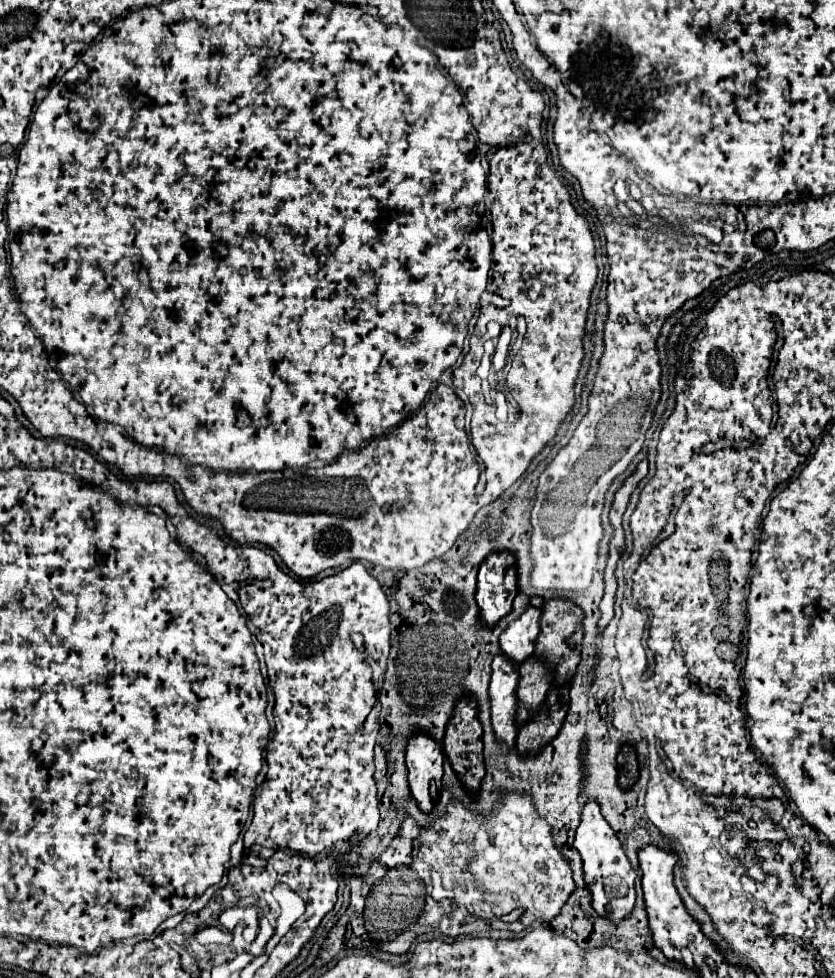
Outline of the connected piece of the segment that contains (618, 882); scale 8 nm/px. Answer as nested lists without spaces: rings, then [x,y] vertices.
[[[592,799],[582,807],[582,821],[576,829],[576,841],[574,847],[580,851],[584,861],[584,879],[588,883],[588,889],[592,891],[592,905],[598,915],[620,923],[626,919],[634,907],[634,879],[636,871],[632,869],[628,857],[622,851],[622,845],[608,825],[608,821],[600,813],[600,805]]]

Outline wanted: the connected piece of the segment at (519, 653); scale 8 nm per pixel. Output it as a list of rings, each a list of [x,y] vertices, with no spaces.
[[[528,605],[524,613],[512,621],[500,635],[500,651],[506,653],[516,663],[526,661],[534,653],[536,637],[540,633],[540,607]]]

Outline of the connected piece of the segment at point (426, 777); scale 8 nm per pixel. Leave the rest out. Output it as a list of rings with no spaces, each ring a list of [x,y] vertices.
[[[414,733],[406,745],[408,781],[422,811],[432,811],[442,779],[442,747],[428,733]]]

